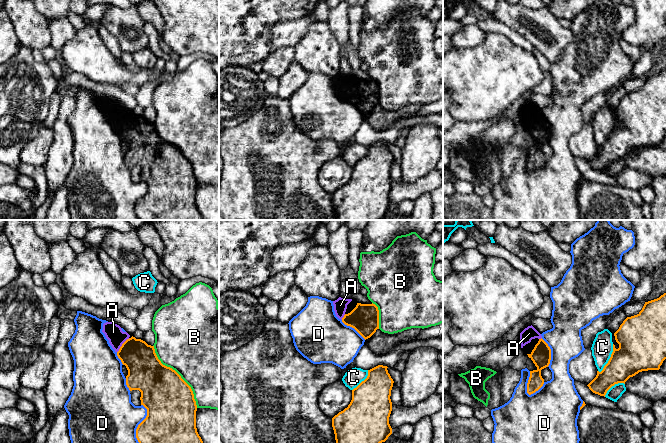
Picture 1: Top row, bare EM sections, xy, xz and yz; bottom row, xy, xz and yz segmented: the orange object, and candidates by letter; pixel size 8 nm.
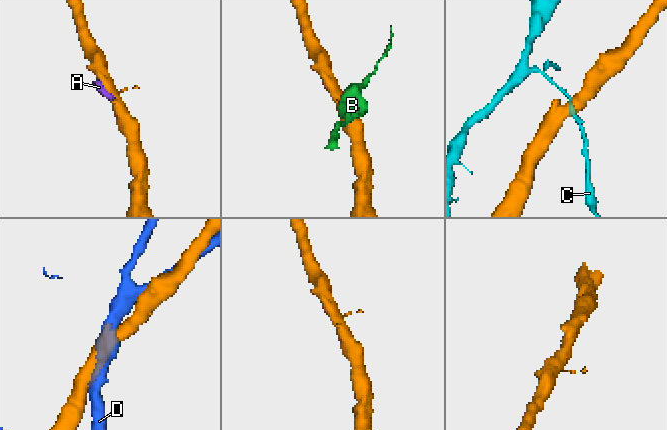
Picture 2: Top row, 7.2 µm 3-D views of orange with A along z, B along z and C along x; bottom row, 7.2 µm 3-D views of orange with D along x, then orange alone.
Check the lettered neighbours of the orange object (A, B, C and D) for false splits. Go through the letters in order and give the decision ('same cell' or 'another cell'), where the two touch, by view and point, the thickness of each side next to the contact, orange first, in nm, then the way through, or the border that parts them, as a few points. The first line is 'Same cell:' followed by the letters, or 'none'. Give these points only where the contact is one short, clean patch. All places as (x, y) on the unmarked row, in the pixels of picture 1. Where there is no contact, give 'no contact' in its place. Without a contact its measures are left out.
Same cell: A
A: same cell; meets orange in xy at (122, 121); 260 nm thick on the orange side, 140 nm on the other; runs through xy (144, 143), (122, 121), (113, 108)
B: another cell; meets orange in xy at (178, 150); 400 nm thick on the orange side, 500 nm on the other
C: another cell; meets orange in yz at (610, 134); 340 nm thick on the orange side, 170 nm on the other
D: another cell; meets orange in yz at (527, 159); 160 nm thick on the orange side, 320 nm on the other

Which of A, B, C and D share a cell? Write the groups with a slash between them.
A / B / C / D

